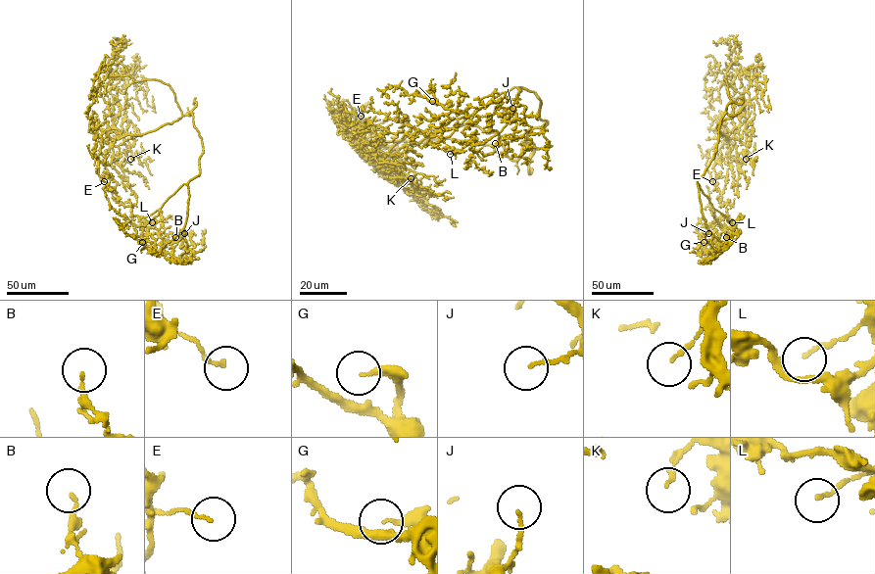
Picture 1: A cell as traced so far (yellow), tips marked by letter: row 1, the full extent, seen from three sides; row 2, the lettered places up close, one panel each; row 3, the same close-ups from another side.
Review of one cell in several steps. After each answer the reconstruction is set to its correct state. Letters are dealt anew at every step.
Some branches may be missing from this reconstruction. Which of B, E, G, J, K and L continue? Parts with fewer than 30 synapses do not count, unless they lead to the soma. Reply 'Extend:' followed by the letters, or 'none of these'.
Extend: G

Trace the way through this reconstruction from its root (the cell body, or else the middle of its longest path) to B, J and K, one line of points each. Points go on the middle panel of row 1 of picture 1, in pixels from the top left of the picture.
B: (535, 127), (547, 123), (540, 99), (518, 87), (515, 120), (488, 119), (495, 143)
J: (535, 127), (547, 122), (540, 118), (540, 99), (533, 92), (518, 87), (512, 108)
K: (535, 127), (517, 160), (496, 132), (475, 125), (427, 135), (397, 171), (411, 178)

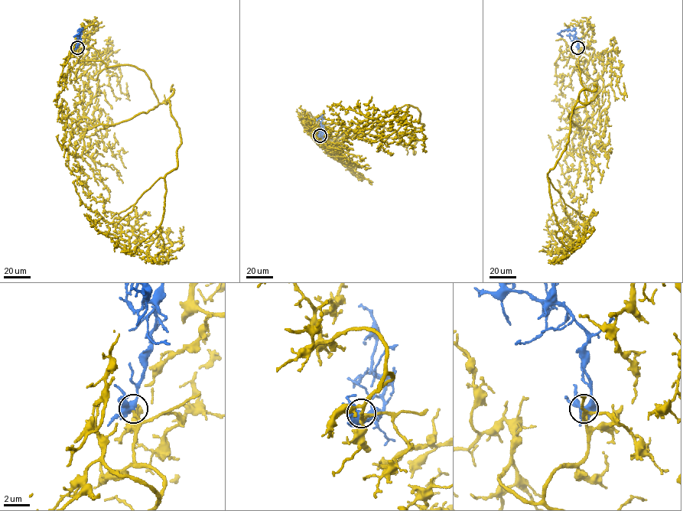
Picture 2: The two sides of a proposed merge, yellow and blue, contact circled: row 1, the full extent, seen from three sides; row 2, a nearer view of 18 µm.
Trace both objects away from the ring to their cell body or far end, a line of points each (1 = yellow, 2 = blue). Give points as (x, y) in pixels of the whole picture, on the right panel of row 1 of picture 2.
1: (578, 47), (574, 56), (589, 103), (577, 99), (566, 148), (548, 174), (561, 249), (551, 223)
2: (578, 47), (578, 39), (574, 30), (561, 30), (560, 34), (562, 36)

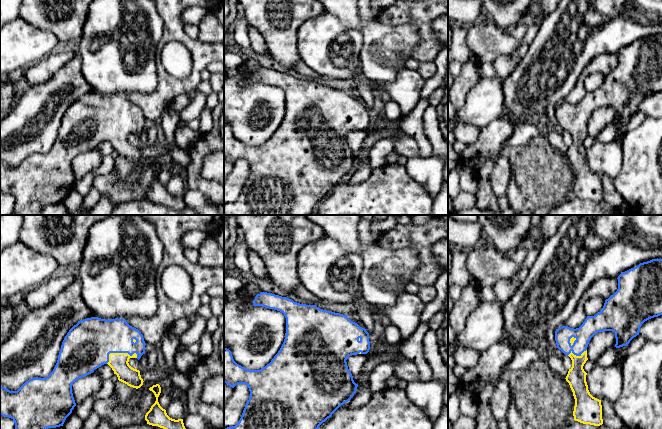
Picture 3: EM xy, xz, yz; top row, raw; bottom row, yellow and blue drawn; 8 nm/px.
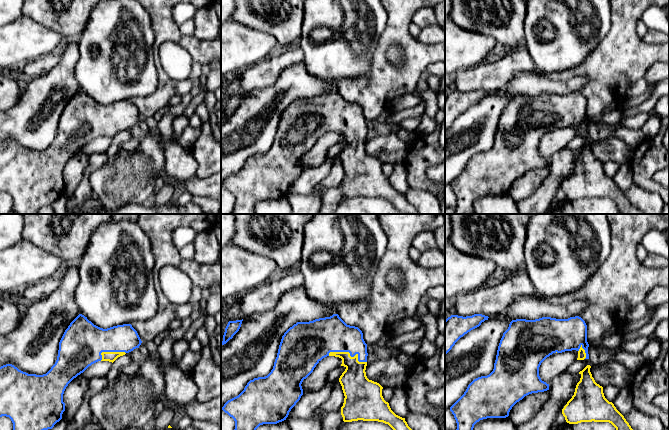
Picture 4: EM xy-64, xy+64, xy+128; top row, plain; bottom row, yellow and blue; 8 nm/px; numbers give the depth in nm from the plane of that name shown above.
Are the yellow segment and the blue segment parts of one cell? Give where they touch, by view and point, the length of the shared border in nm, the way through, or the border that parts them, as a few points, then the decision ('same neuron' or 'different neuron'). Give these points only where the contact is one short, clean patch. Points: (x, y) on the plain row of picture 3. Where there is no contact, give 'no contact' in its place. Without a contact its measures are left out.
contact xy (119, 129); length 260 nm; same neuron

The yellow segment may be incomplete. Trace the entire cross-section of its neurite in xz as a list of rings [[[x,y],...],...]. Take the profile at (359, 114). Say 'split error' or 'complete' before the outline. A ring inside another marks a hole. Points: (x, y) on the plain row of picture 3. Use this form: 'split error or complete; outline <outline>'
split error; outline [[[272,69],[257,70],[253,81],[274,85],[284,90],[285,115],[271,138],[260,146],[249,146],[237,140],[231,127],[224,124],[224,158],[232,164],[238,160],[245,160],[250,167],[249,176],[239,198],[224,205],[224,215],[311,215],[319,202],[356,169],[358,160],[354,158],[346,136],[351,131],[369,128],[369,109],[351,97],[347,91],[323,86],[316,81],[300,80]]]

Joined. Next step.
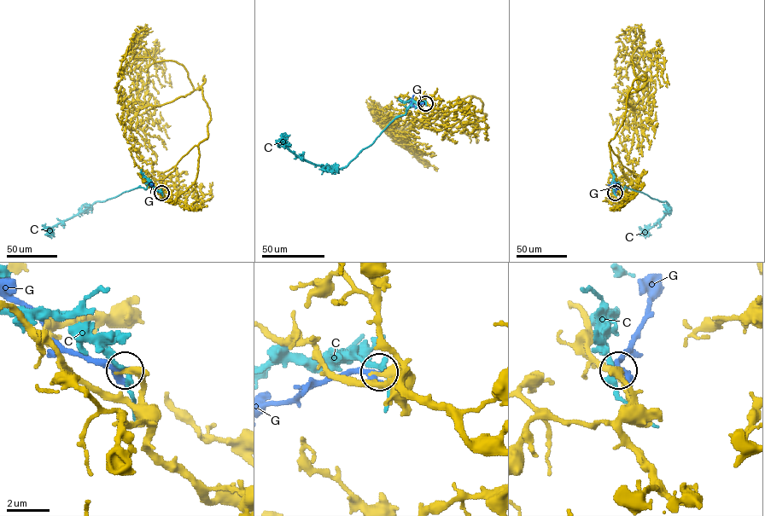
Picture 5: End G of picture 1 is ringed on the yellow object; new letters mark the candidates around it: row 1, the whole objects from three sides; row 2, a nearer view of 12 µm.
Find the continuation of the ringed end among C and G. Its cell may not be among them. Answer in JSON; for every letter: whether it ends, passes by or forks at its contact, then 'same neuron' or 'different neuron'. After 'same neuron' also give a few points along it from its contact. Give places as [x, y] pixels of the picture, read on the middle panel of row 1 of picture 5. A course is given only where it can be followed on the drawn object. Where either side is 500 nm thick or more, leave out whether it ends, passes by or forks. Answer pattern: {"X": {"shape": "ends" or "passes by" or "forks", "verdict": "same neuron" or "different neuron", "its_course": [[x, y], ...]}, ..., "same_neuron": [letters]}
{"C": {"shape": "passes by", "verdict": "different neuron"}, "G": {"shape": "ends", "verdict": "same neuron", "its_course": [[425, 103], [415, 107], [411, 103], [414, 95]]}, "same_neuron": ["G"]}

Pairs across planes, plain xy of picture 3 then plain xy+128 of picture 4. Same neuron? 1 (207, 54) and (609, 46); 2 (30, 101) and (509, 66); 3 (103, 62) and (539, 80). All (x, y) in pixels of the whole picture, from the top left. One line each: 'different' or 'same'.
1: same
2: different
3: different

